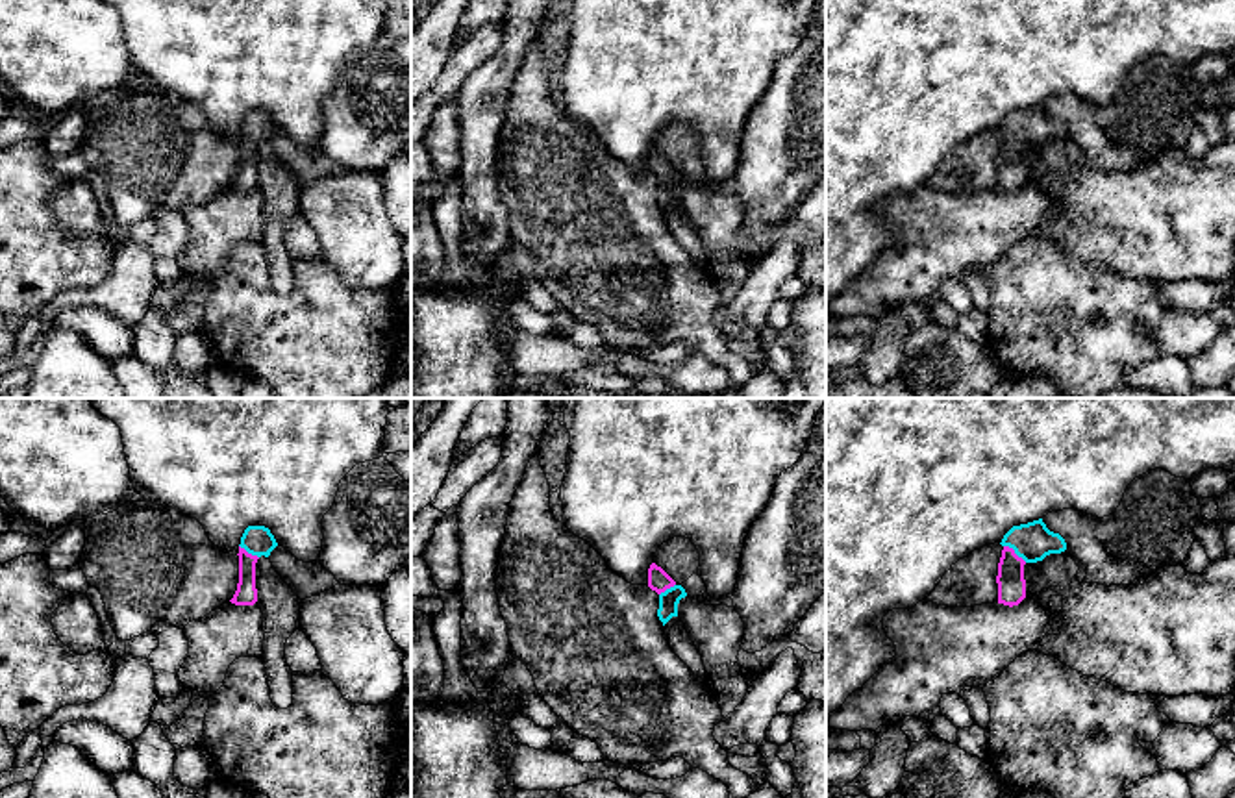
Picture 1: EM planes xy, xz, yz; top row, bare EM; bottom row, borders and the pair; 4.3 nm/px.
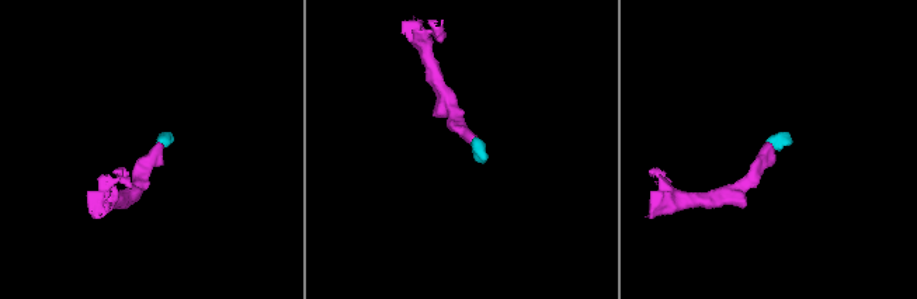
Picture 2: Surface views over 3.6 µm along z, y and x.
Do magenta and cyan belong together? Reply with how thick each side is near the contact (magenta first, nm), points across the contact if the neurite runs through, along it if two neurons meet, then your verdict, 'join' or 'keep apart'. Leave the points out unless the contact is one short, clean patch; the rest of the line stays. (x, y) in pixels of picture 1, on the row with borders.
calibres 130 and 170 nm; way yz (1011, 586), (1013, 552), (1024, 543), (1034, 541); join

